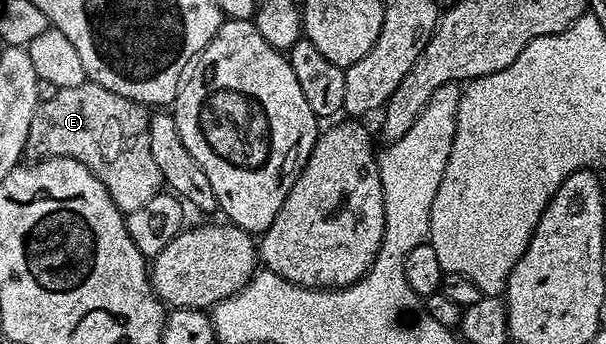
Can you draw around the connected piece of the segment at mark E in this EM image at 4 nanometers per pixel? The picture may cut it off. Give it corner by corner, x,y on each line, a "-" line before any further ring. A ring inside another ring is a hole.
88,82
81,86
61,88
52,99
40,103
39,109
33,114
33,123
29,125
26,155
32,161
52,160
56,156
81,162
101,181
105,190
109,190
113,202
125,214
141,210
141,206
145,206
145,202
152,200
164,187
163,175
161,170
157,170
153,150
149,150
148,109
135,100
113,94
113,90
105,90
105,86
100,84

